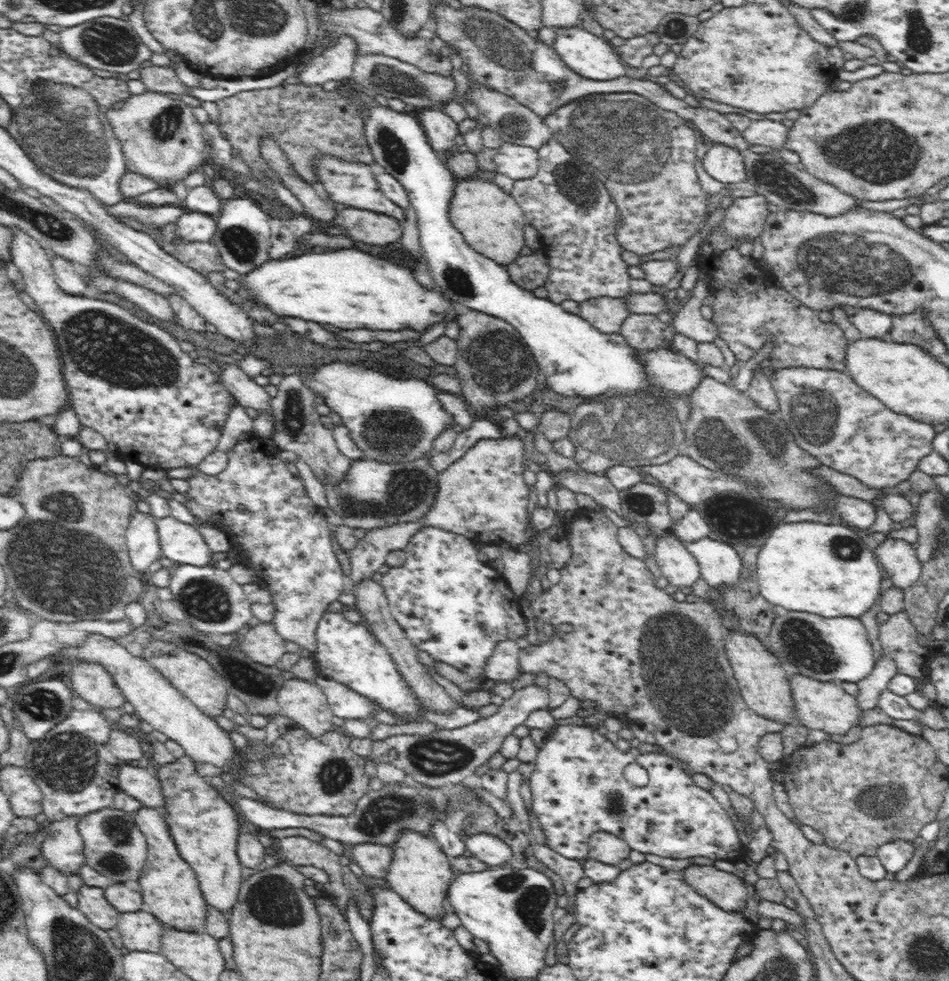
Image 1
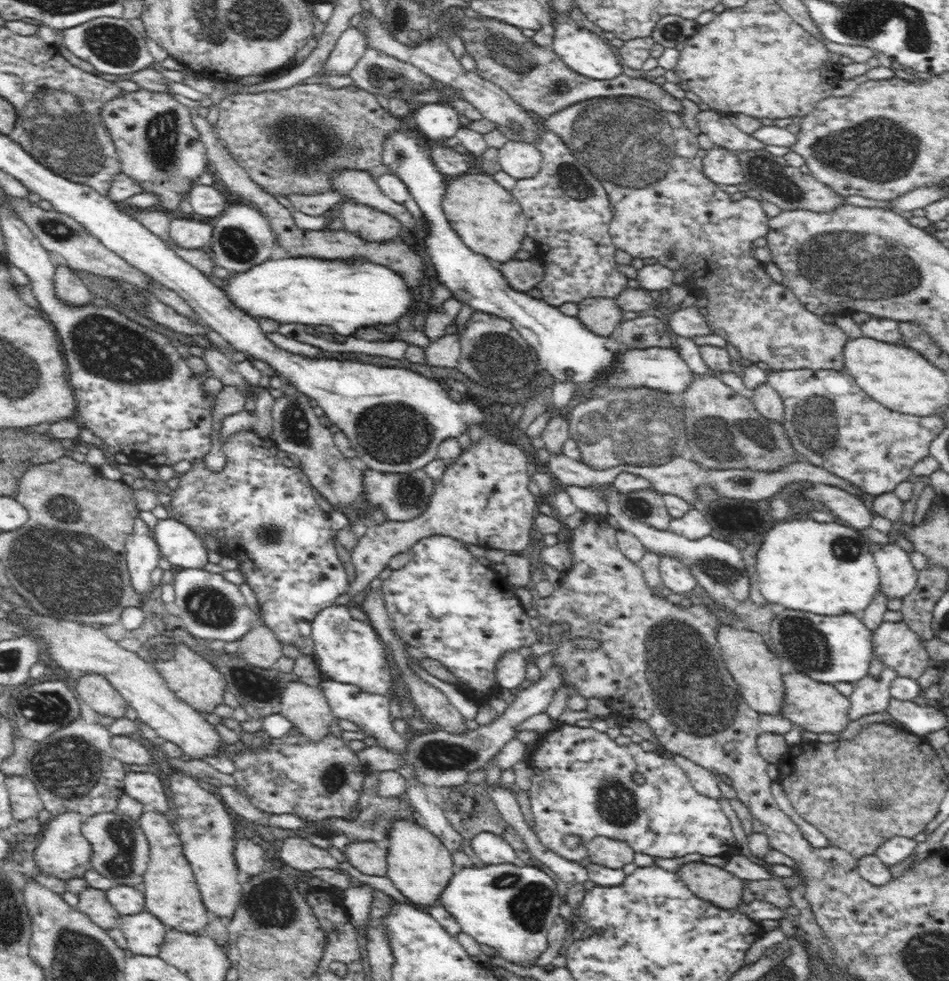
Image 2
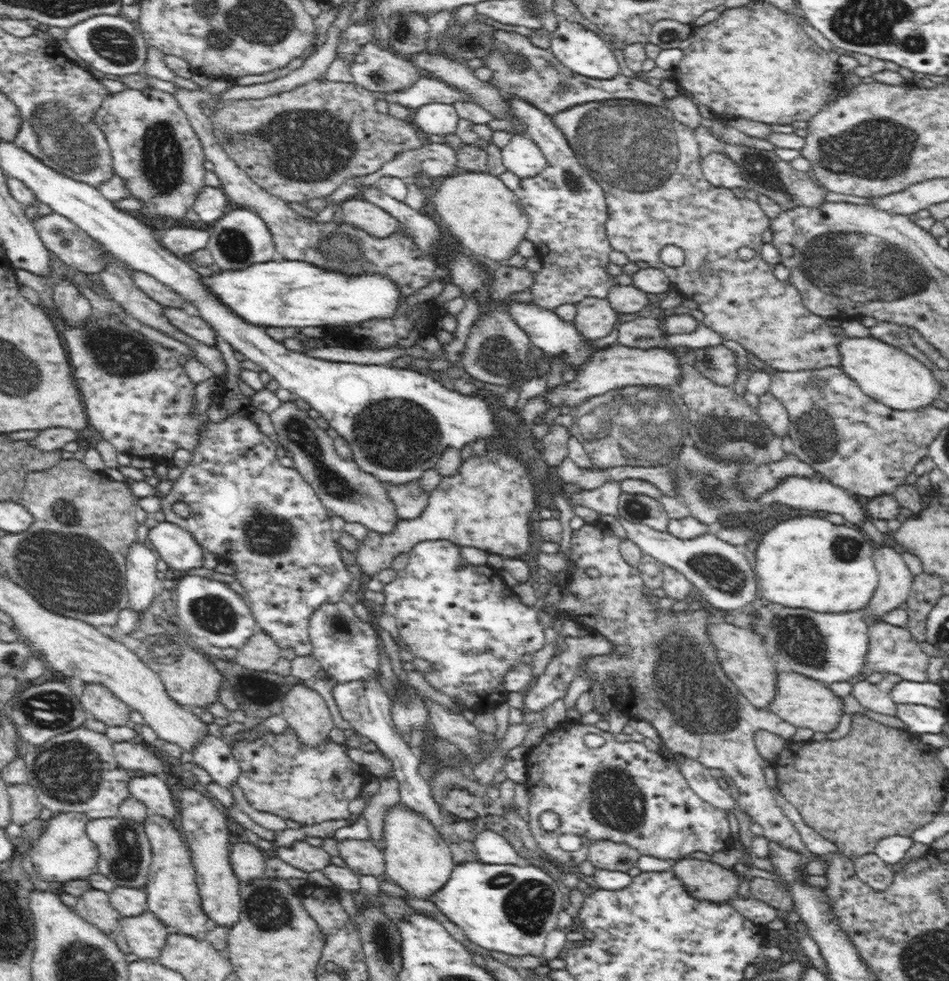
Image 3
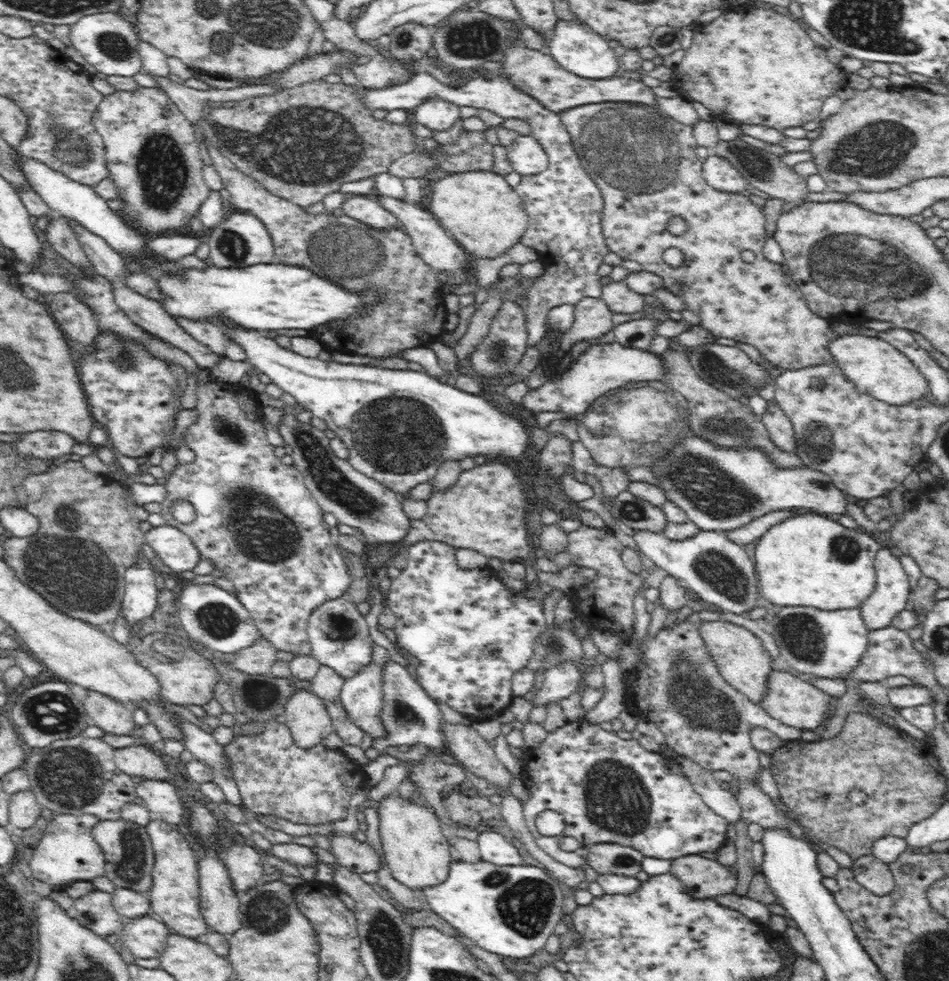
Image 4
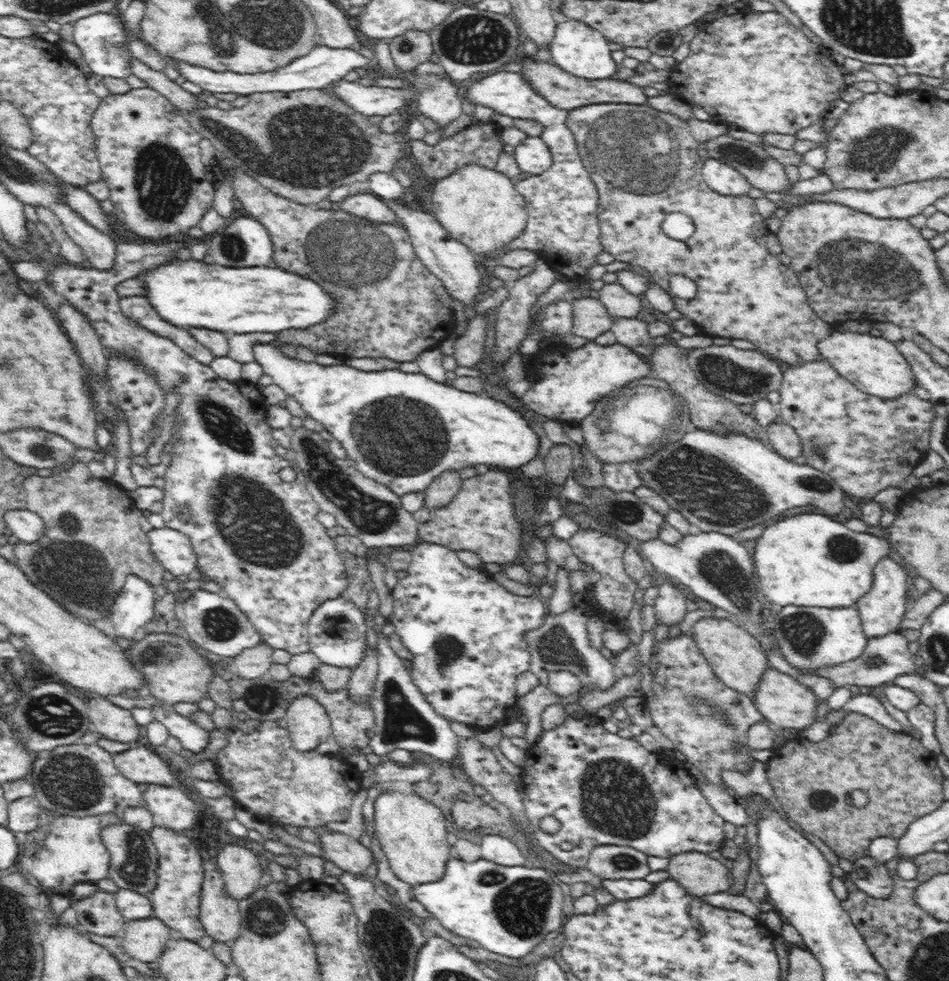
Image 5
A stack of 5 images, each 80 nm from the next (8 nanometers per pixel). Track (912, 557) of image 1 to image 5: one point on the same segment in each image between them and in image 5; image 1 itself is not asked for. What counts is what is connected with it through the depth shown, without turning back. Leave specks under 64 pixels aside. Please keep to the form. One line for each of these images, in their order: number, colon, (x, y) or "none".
2: (898, 577)
3: (895, 579)
4: (890, 596)
5: (881, 610)

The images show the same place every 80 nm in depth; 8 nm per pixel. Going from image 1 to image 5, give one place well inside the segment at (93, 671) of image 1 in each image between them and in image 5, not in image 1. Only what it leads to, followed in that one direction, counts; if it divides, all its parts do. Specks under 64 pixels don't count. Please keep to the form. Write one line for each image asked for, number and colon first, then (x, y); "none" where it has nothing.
2: (92, 688)
3: (103, 704)
4: (115, 718)
5: (116, 723)

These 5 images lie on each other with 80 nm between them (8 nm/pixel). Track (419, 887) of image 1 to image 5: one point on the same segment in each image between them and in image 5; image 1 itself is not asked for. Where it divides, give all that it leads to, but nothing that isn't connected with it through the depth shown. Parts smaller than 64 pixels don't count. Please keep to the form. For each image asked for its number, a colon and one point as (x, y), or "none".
2: (419, 865)
3: (418, 859)
4: (416, 851)
5: (412, 832)

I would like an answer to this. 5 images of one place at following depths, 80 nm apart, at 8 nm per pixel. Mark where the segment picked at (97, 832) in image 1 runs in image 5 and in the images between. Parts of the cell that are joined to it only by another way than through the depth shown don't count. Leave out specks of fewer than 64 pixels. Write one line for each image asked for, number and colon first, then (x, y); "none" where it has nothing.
2: (120, 851)
3: (124, 852)
4: (129, 861)
5: (133, 856)

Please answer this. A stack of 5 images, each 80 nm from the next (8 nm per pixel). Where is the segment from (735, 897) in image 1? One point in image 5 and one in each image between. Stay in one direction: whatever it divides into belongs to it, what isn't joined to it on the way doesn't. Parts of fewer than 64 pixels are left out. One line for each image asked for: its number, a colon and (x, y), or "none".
2: (721, 888)
3: (708, 881)
4: (704, 879)
5: (700, 875)

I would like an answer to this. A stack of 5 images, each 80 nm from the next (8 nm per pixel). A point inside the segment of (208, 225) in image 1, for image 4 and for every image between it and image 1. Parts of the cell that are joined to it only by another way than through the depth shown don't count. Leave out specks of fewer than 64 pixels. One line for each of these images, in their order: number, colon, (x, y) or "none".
2: (188, 233)
3: (180, 240)
4: (174, 247)

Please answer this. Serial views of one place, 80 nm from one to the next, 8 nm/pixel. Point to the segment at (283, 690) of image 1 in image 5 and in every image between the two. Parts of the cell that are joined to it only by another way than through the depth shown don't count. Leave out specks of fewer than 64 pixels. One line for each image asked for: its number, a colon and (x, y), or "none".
2: (306, 706)
3: (305, 710)
4: (306, 715)
5: (307, 722)

